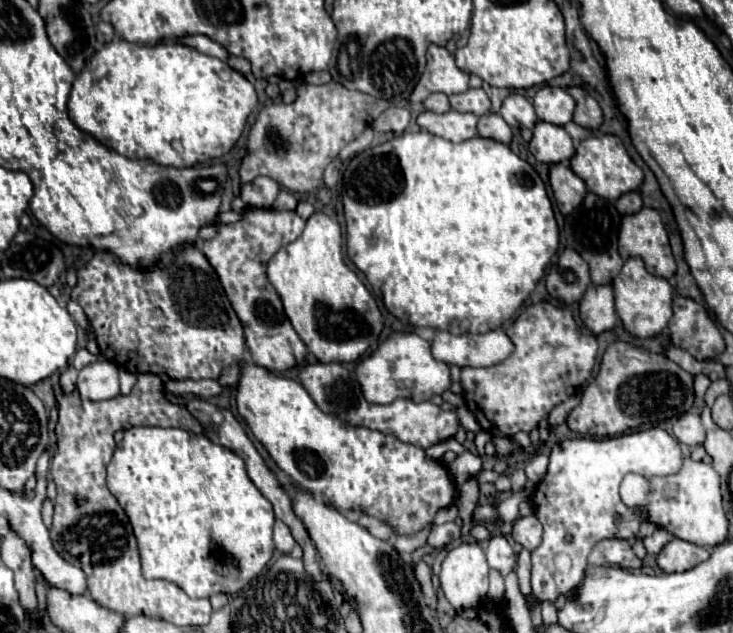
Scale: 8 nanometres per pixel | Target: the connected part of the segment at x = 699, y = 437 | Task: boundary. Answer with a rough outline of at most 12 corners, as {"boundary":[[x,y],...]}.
{"boundary":[[683,414],[673,424],[681,444],[699,446],[705,428],[697,414]]}

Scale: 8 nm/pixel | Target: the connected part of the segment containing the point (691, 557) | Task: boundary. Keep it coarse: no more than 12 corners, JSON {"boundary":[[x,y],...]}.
{"boundary":[[675,538],[659,552],[663,572],[685,572],[709,550]]}

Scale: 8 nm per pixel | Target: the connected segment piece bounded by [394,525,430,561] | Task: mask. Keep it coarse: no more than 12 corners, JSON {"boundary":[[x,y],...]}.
{"boundary":[[430,525],[415,536],[399,536],[394,544],[403,560],[427,542]]}

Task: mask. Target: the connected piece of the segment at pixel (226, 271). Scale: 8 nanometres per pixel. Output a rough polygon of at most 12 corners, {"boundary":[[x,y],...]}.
{"boundary":[[247,208],[201,252],[257,366],[285,372],[307,348],[267,278],[297,240],[297,212]]}

